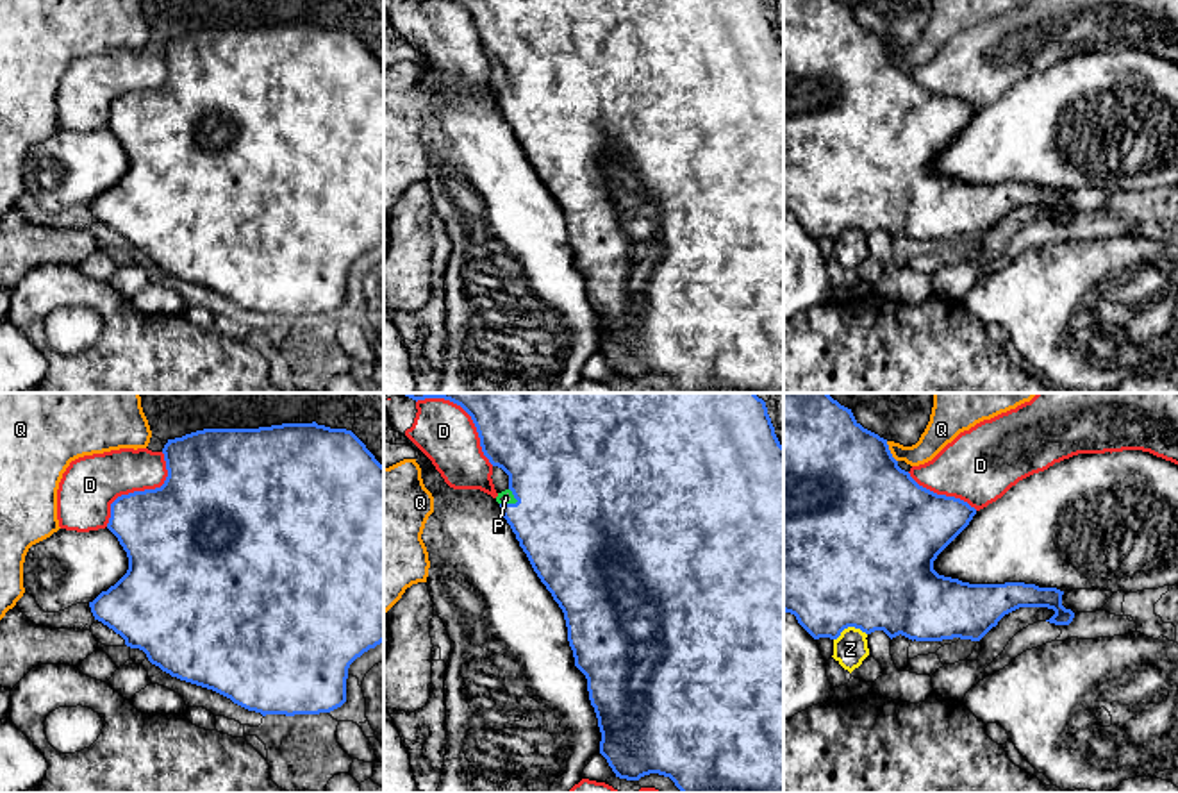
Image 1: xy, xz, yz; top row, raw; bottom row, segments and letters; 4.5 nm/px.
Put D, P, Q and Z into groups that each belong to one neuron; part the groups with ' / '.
D / P / Q / Z

